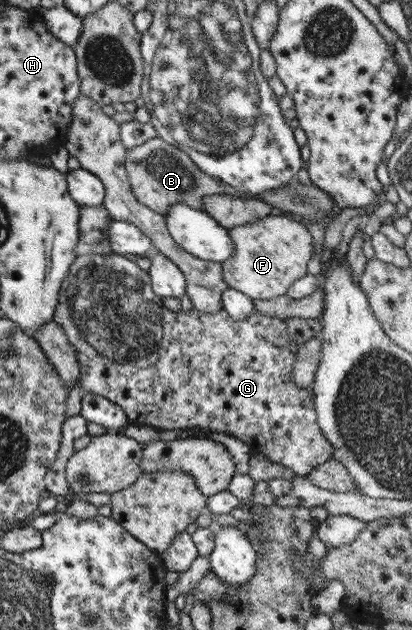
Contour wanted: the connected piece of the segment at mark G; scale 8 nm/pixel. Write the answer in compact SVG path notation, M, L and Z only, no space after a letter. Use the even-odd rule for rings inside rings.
M113 253L107 256L86 254L86 256L75 257L65 278L62 280L57 299L58 304L55 306L52 319L58 324L57 326L60 326L68 343L73 346L76 352L75 356L79 362L79 373L81 374L80 392L82 392L82 396L97 394L116 403L124 411L124 415L126 415L126 419L130 424L146 424L158 431L198 427L203 432L209 430L216 433L223 432L234 436L240 442L244 442L249 447L251 455L263 454L270 462L282 464L282 466L295 473L297 477L305 477L315 466L322 464L331 457L333 448L326 438L321 436L310 390L302 388L300 391L292 380L292 365L296 354L288 349L290 342L285 334L284 322L280 319L262 315L256 309L253 309L242 320L230 318L224 309L220 309L214 314L198 312L193 308L188 312L182 310L172 312L165 308L160 297L152 292L147 272L136 266L134 258L114 255Z

